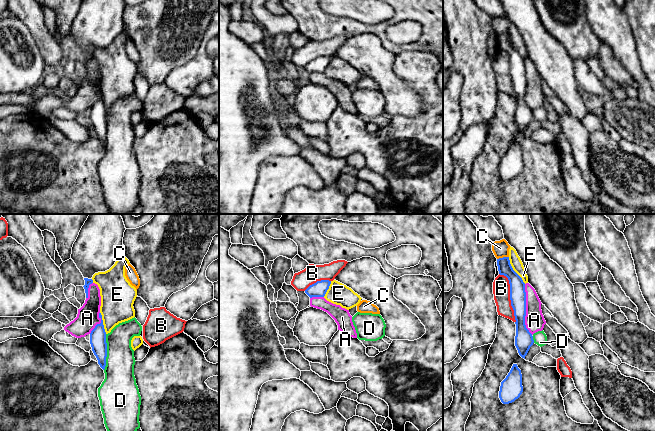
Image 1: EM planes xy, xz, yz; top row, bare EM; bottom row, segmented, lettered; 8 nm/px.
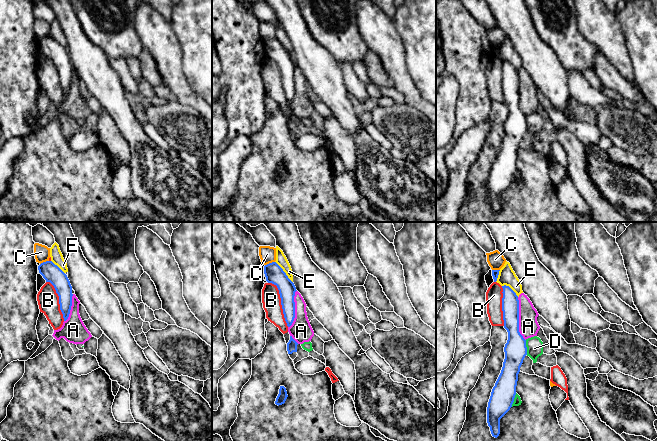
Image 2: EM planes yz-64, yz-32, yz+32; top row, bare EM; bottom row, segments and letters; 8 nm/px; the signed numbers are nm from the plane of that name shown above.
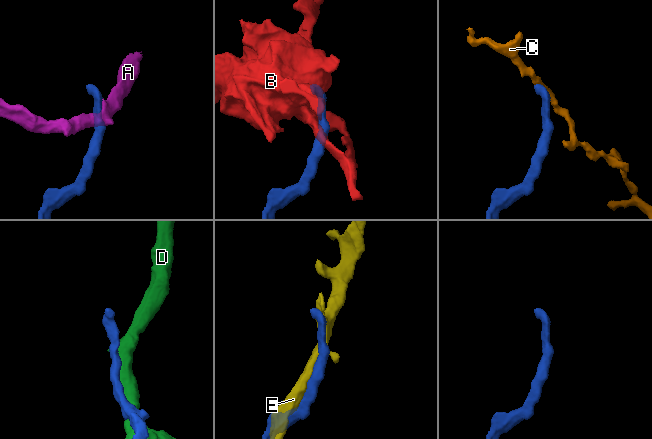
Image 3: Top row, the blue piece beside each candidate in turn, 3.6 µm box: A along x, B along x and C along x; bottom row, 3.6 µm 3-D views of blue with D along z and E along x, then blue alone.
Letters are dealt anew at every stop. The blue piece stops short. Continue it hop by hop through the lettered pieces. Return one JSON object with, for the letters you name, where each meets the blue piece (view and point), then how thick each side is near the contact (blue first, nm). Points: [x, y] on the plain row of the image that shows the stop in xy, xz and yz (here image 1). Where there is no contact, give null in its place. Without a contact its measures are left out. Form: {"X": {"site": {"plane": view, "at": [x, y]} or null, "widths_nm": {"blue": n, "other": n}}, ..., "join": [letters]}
{"join": []}

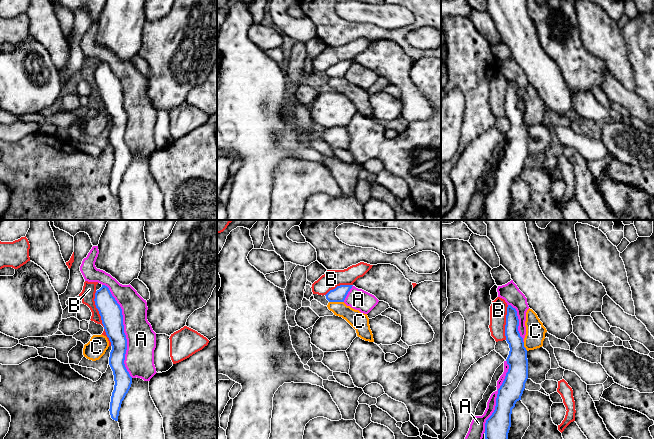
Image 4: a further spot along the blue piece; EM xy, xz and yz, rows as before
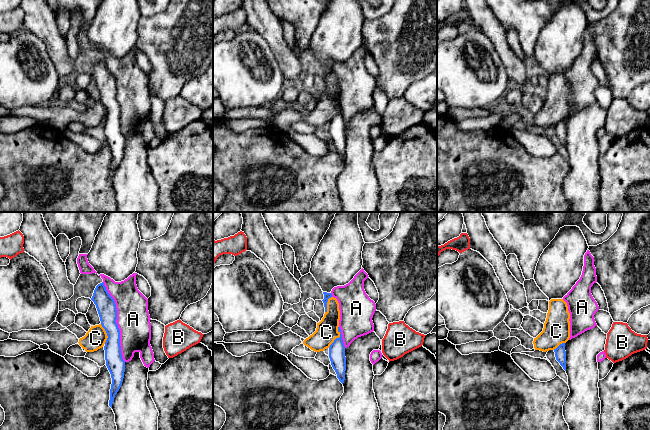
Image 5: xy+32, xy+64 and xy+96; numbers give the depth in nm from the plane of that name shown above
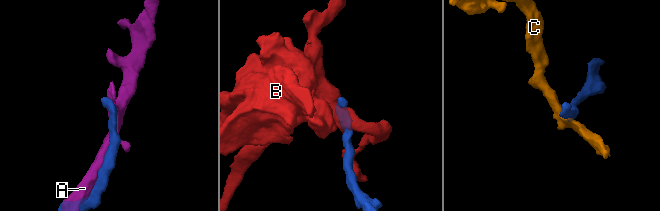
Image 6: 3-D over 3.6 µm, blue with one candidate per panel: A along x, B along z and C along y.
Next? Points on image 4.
{"join": []}

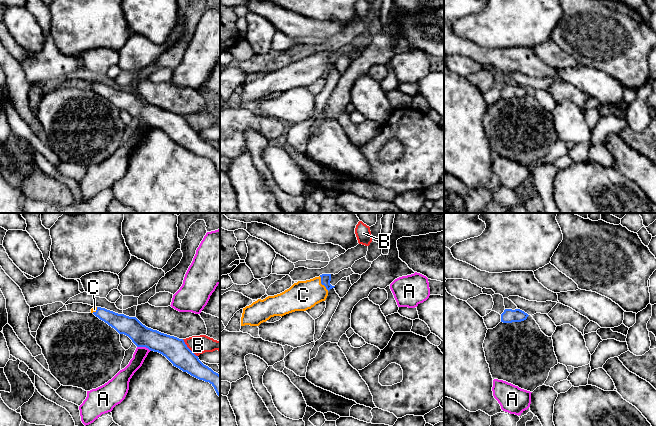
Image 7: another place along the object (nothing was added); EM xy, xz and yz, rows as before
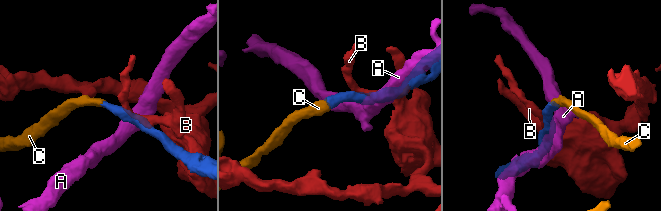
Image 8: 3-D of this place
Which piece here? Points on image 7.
{"C": {"site": {"plane": "xz", "at": [321, 59]}, "widths_nm": {"blue": 80, "other": 240}}, "join": ["C"]}

